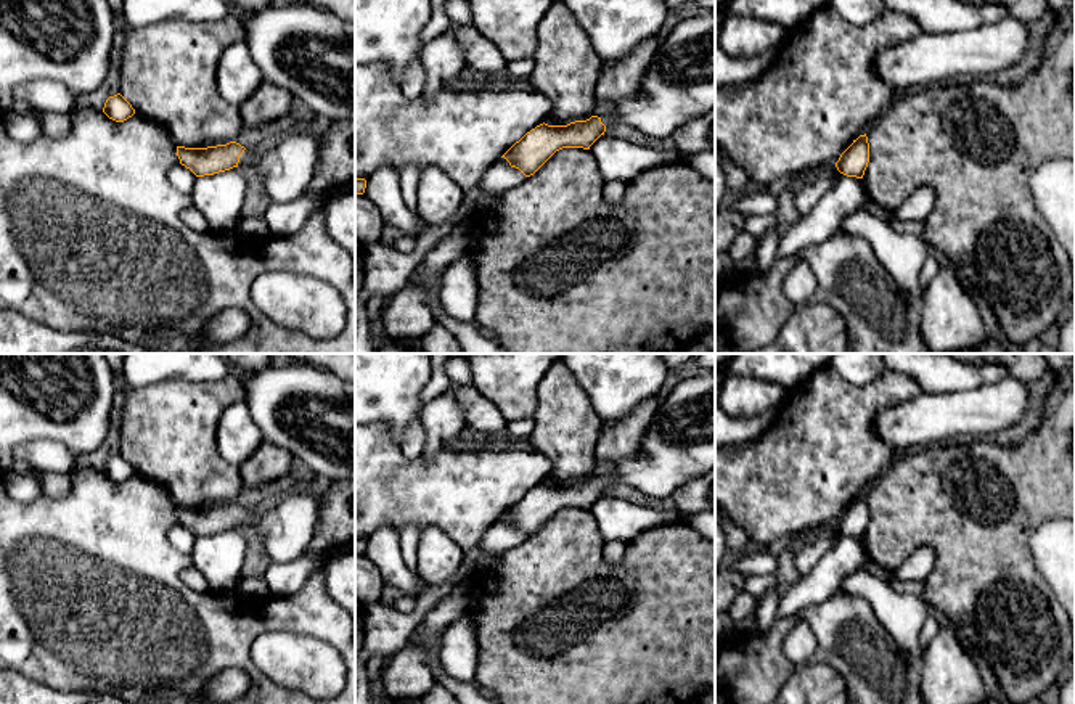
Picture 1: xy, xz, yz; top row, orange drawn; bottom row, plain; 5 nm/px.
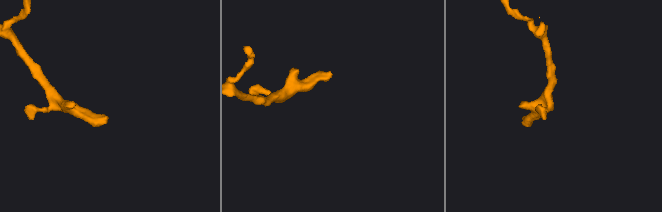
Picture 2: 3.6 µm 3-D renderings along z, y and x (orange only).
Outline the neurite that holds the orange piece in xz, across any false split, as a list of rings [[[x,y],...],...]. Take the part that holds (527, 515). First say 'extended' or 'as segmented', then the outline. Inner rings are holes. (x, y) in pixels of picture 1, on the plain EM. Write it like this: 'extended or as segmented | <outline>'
extended | [[[715,371],[681,378],[657,408],[636,456],[620,460],[607,476],[567,485],[540,484],[501,518],[525,537],[556,511],[590,506],[609,484],[627,484],[665,500],[683,484],[715,469]]]

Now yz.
as segmented | [[[860,495],[853,503],[840,514],[836,527],[847,537],[863,538],[869,522],[869,503],[868,497]]]

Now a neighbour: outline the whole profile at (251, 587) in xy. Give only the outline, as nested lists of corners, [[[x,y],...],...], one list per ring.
[[[241,577],[235,587],[235,591],[251,598],[262,598],[267,593],[267,588],[264,580]]]

